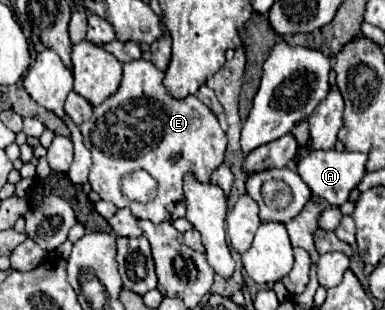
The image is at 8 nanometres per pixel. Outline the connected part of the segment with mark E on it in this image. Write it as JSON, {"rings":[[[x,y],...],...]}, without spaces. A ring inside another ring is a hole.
{"rings":[[[148,60],[124,64],[124,78],[118,92],[96,106],[90,120],[78,126],[86,148],[92,152],[92,190],[116,208],[130,208],[136,218],[146,218],[154,224],[170,220],[168,206],[184,200],[184,174],[192,172],[200,182],[208,182],[212,172],[224,162],[226,152],[226,134],[210,108],[196,96],[174,100],[168,96],[162,78],[164,72]],[[140,168],[158,180],[158,194],[148,204],[132,202],[120,192],[122,176]]]}

